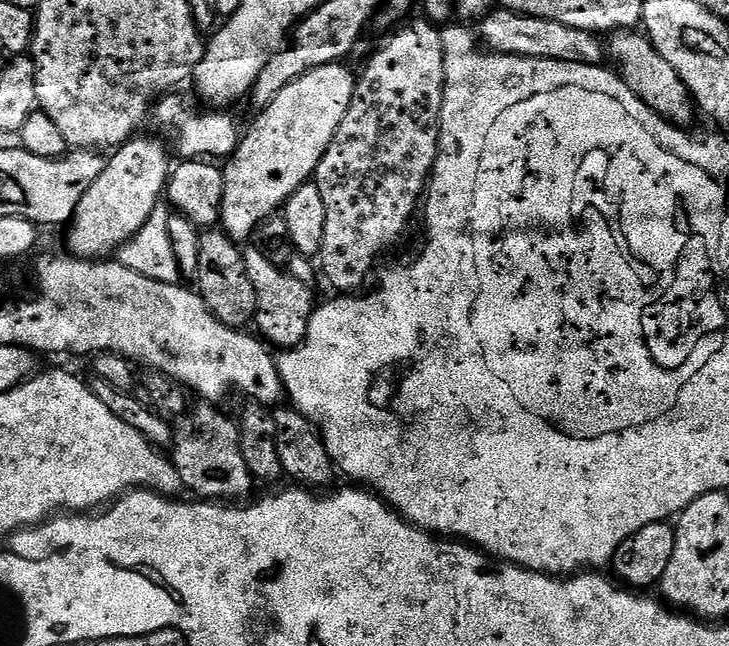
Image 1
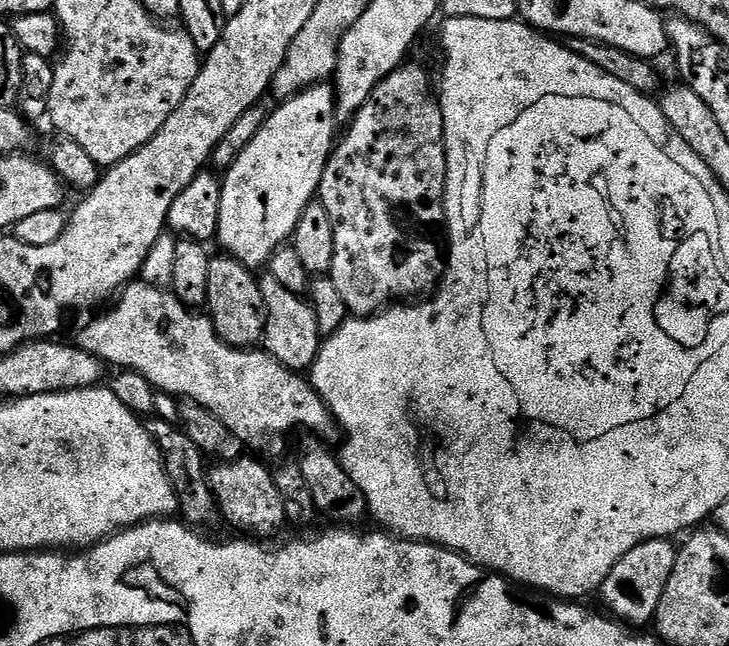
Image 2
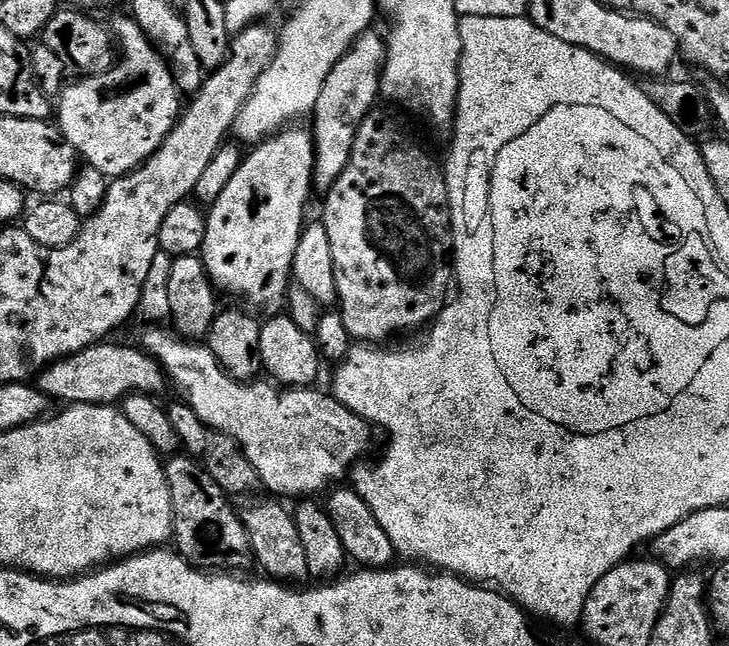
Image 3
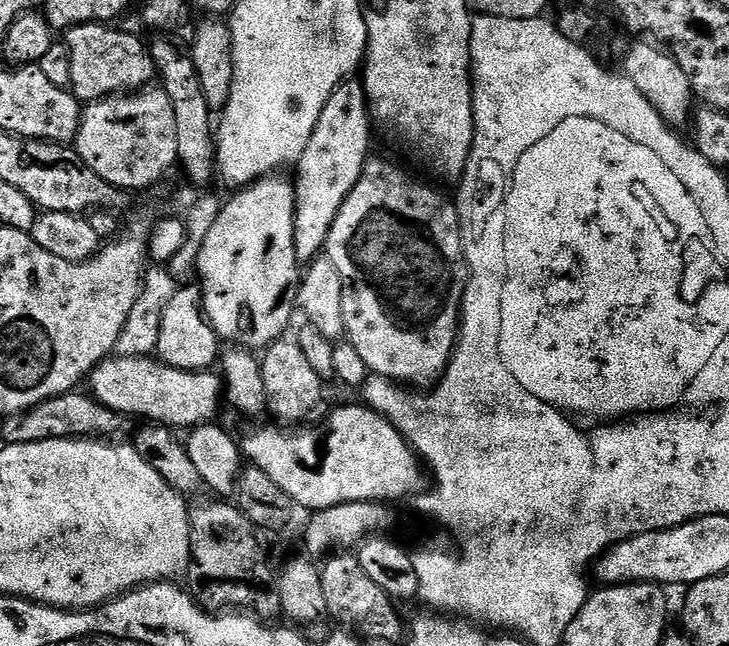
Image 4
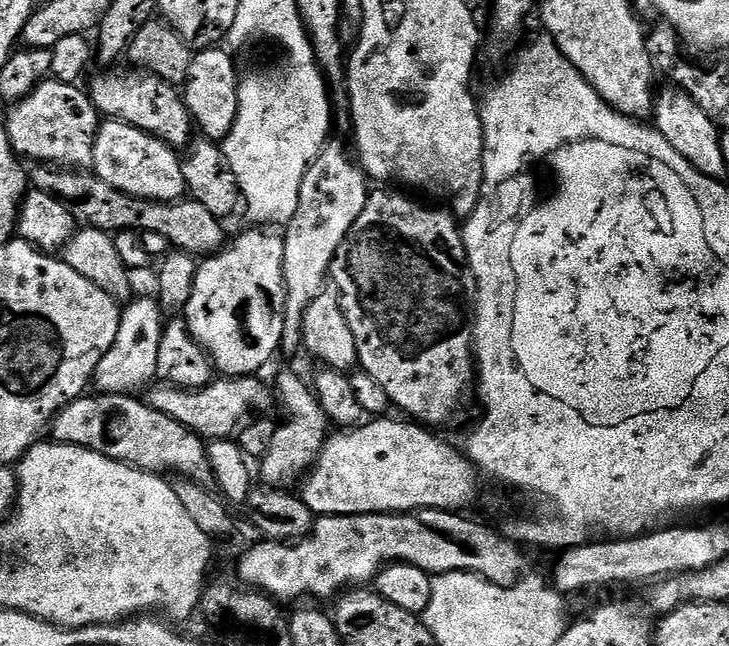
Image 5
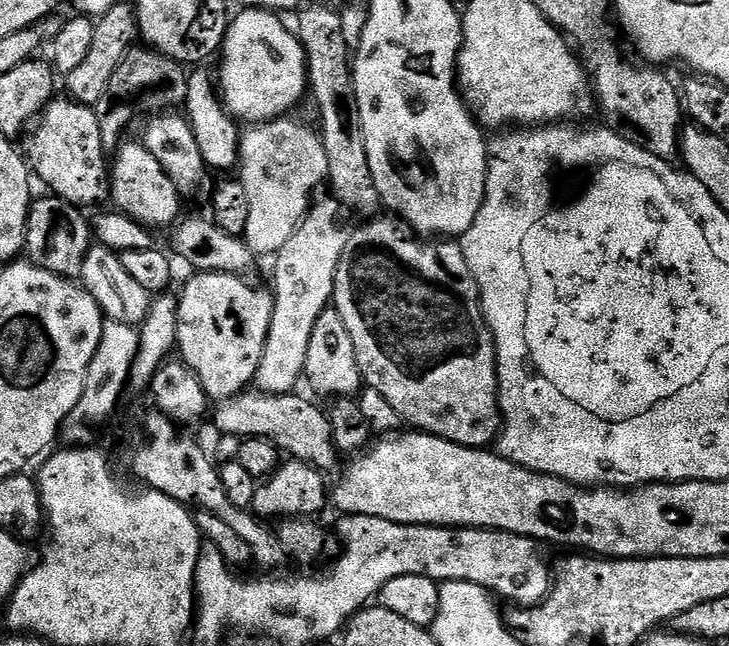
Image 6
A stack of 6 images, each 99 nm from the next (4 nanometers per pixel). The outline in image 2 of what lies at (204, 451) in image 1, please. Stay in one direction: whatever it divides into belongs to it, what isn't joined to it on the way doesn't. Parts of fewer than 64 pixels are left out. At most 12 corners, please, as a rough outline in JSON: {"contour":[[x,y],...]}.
{"contour":[[247,454],[206,472],[217,513],[252,538],[288,519],[273,469]]}

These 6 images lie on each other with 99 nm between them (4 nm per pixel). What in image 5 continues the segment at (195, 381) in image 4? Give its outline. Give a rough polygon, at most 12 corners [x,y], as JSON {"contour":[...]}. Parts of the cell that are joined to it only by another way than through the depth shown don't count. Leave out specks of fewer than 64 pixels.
{"contour":[[256,376],[200,389],[156,386],[146,402],[205,442],[246,412],[275,409]]}

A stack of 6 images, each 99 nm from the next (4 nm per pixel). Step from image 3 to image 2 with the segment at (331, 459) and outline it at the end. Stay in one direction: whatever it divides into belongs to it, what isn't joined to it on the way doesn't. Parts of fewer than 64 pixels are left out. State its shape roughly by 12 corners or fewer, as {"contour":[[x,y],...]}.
{"contour":[[137,278],[75,347],[264,444],[331,412],[266,351]]}

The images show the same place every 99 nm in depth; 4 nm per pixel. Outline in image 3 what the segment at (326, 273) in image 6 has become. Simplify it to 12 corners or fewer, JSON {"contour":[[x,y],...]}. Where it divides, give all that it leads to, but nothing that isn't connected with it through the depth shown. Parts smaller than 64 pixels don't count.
{"contour":[[369,30],[310,115],[312,182],[327,194],[381,99],[385,37]]}

